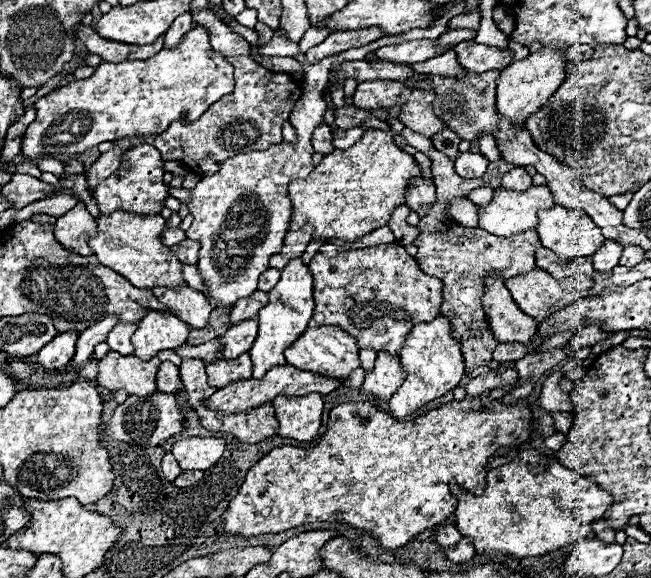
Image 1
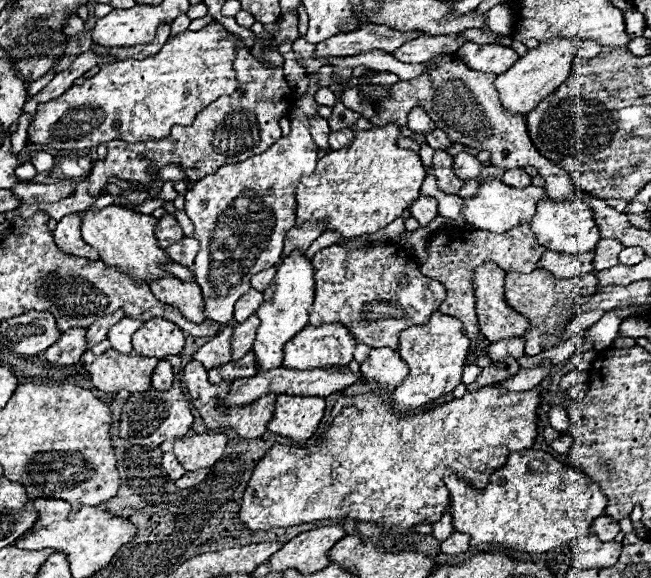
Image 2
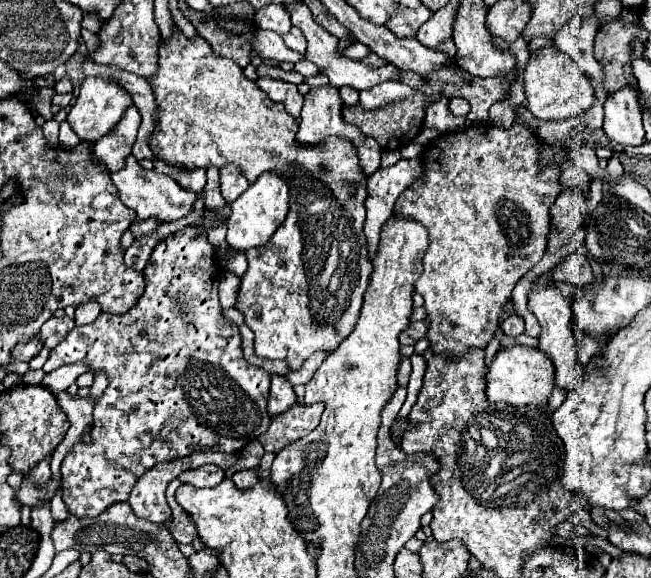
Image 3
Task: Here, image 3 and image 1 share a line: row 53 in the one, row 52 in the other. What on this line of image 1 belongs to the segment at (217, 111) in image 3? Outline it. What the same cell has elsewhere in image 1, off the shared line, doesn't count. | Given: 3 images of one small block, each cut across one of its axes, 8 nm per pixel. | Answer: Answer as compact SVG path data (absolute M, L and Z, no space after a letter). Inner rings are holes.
M204 26L190 30L184 36L182 44L174 48L162 48L162 52L148 60L124 60L120 64L102 62L90 78L72 80L66 86L42 96L34 104L36 120L26 128L22 136L22 156L30 162L48 158L48 154L60 160L60 156L64 154L82 154L92 146L98 146L100 142L118 140L122 136L162 134L174 120L192 122L202 116L202 112L206 112L206 108L214 104L214 100L230 94L234 90L232 72L232 64L212 50Z

